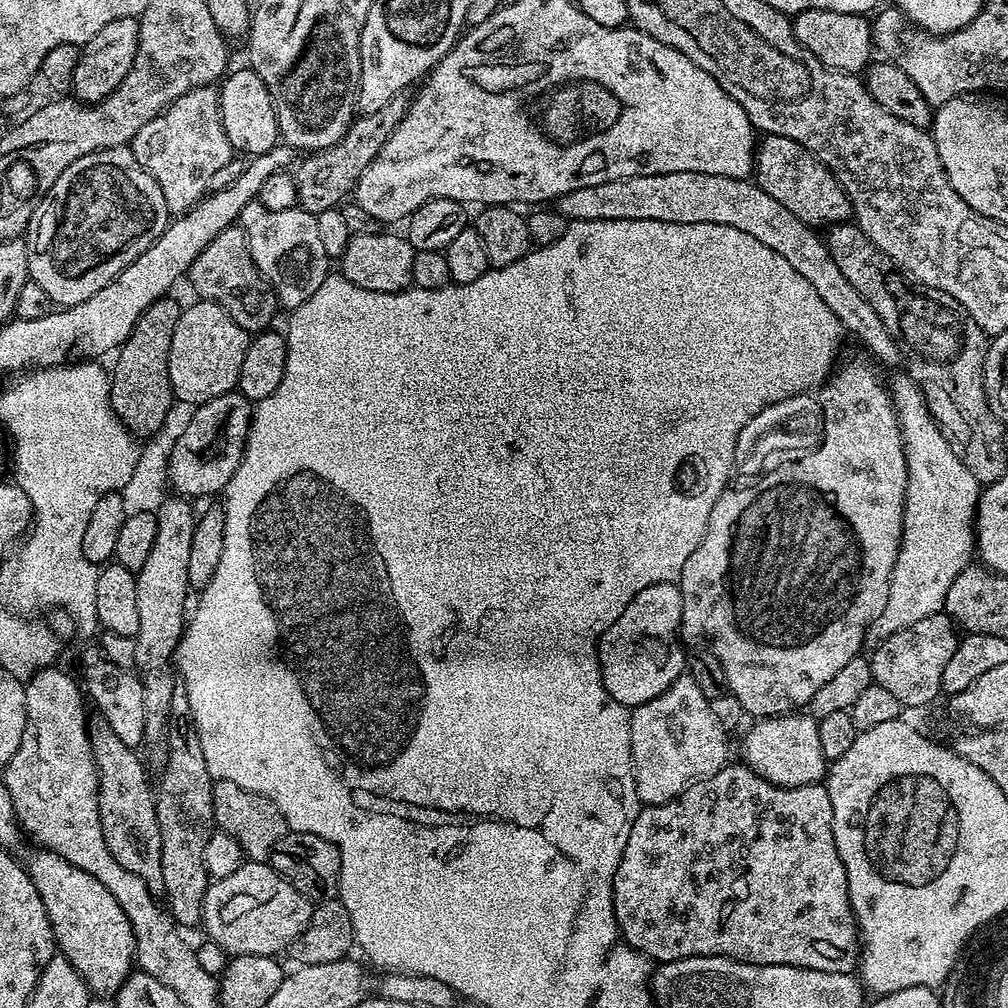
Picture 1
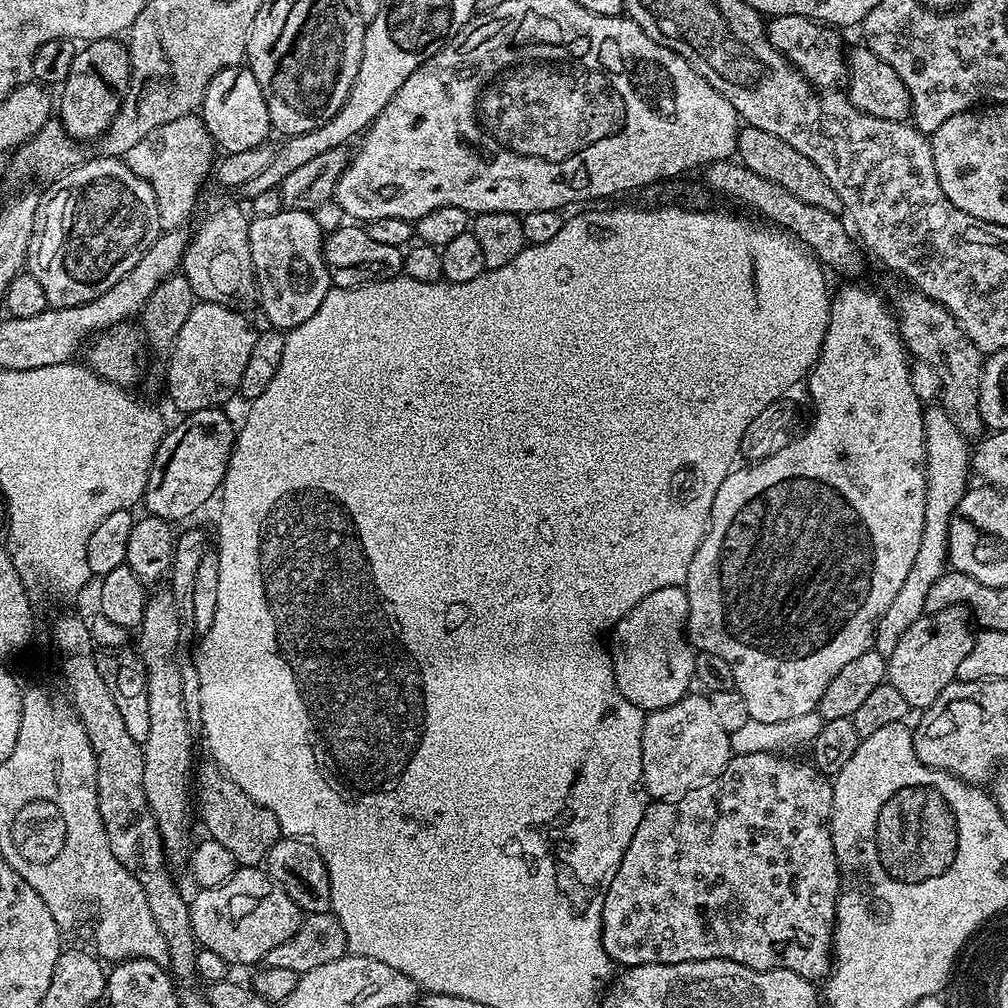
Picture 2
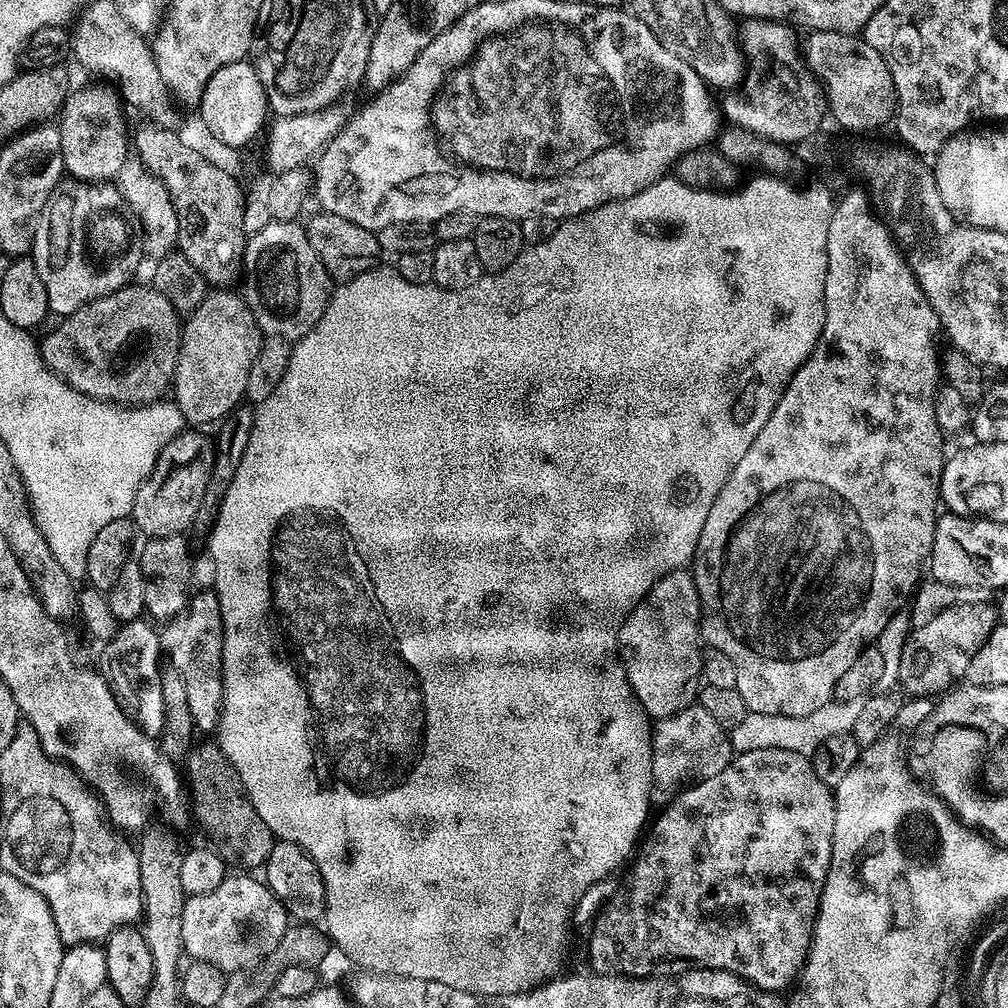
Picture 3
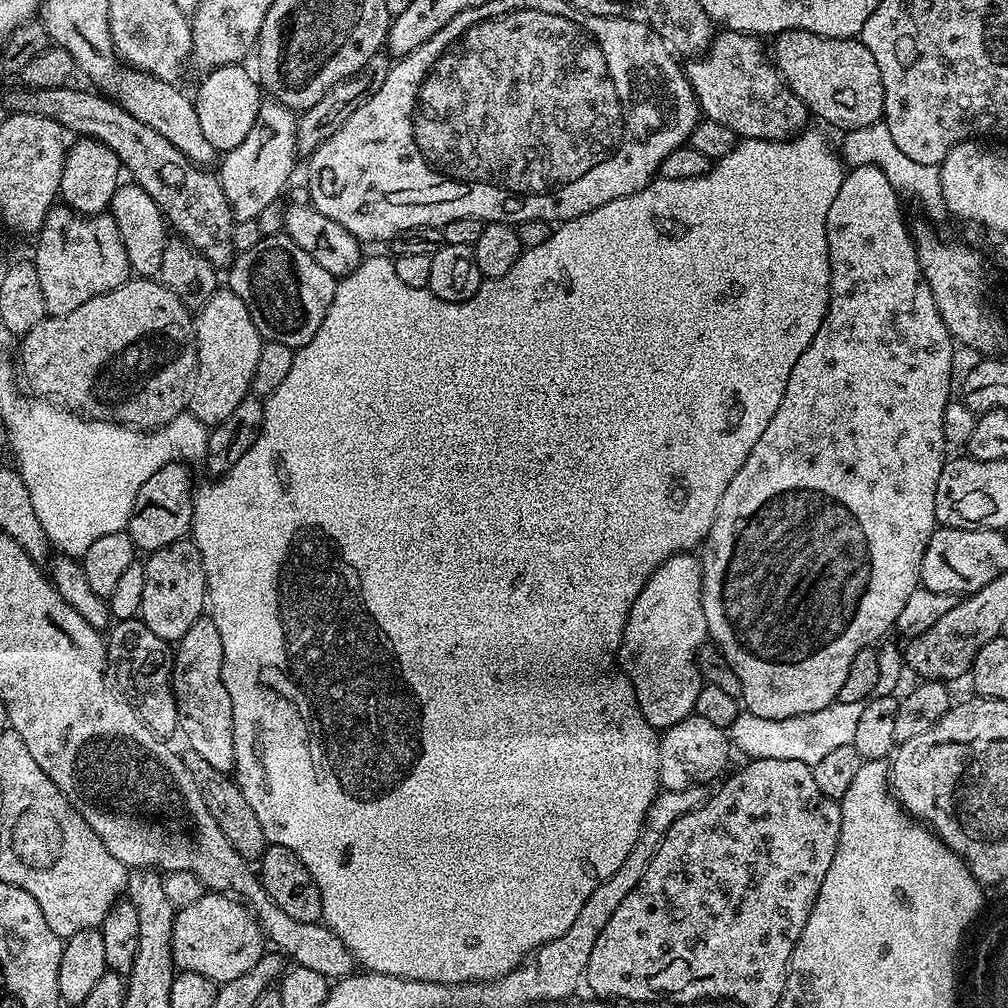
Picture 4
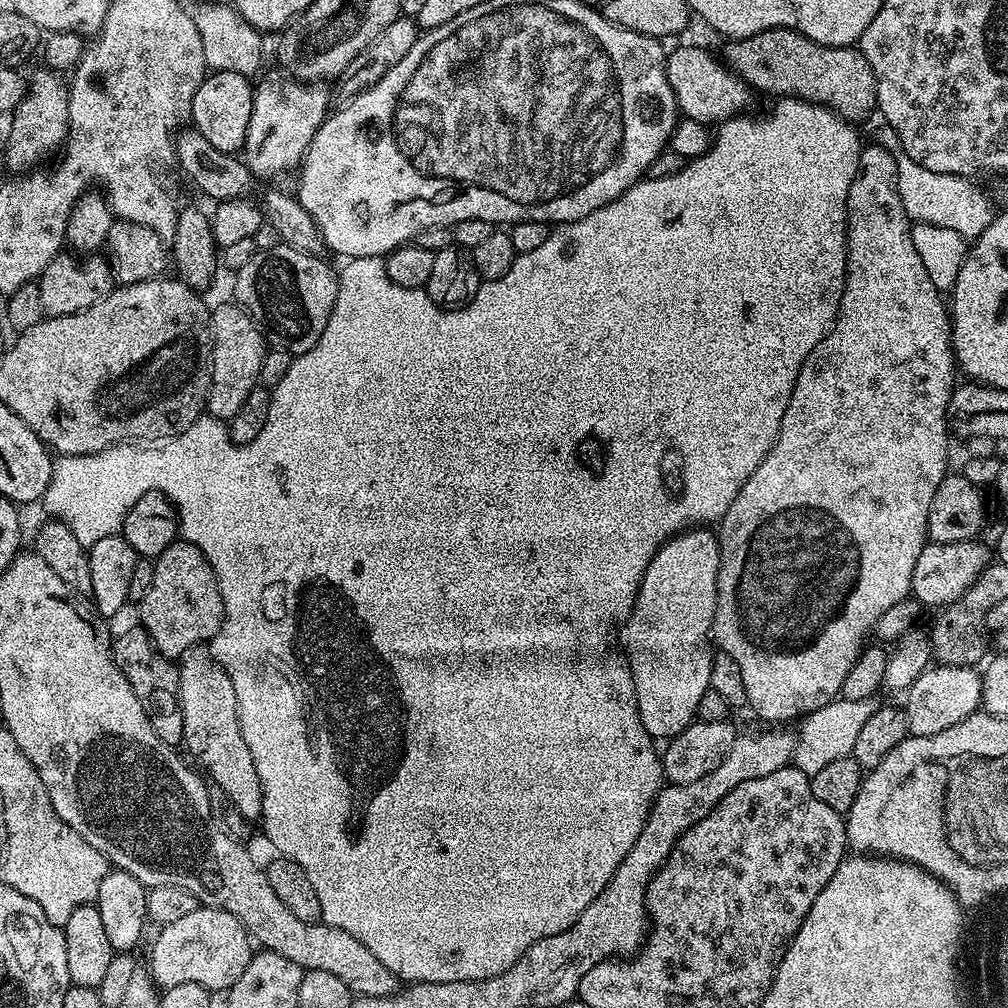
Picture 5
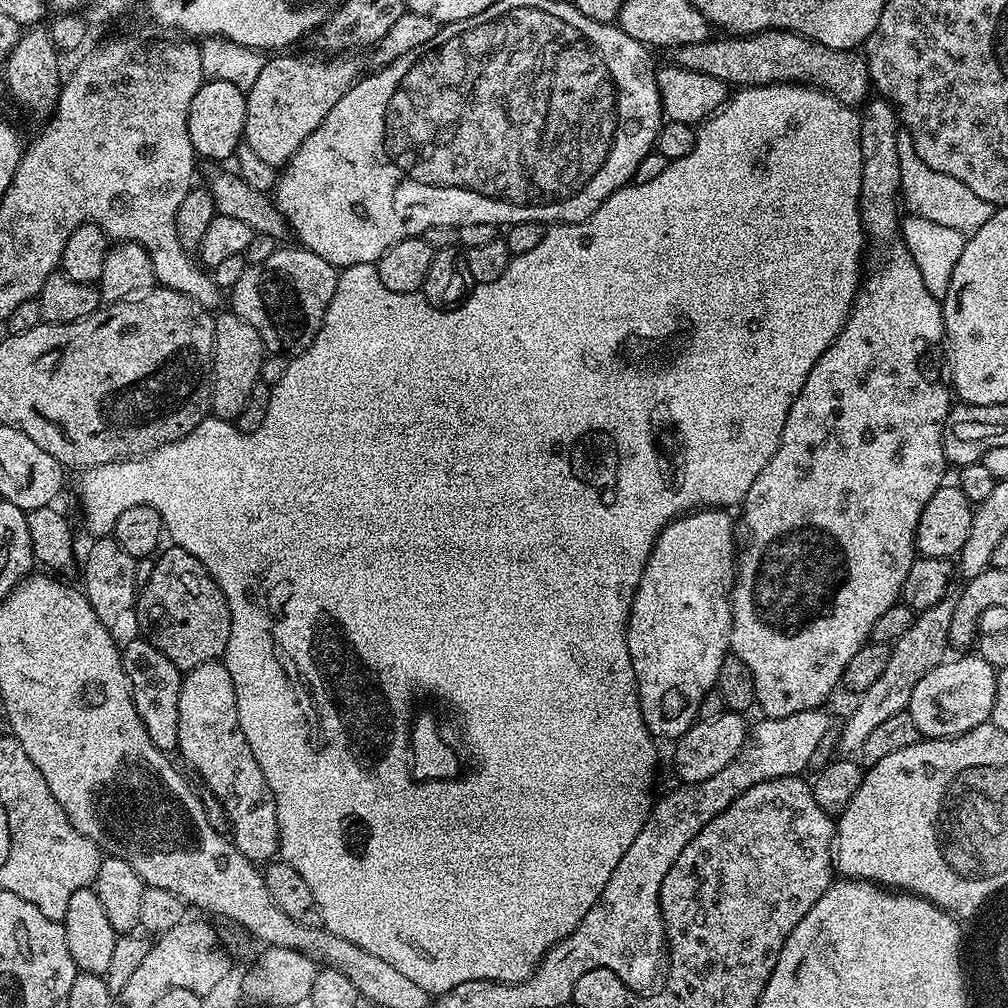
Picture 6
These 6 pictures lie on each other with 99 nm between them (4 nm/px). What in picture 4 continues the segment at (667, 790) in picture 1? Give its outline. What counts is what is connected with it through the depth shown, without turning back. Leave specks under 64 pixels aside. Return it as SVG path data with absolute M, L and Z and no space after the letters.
M695 714L682 722L663 729L658 750L660 787L664 790L686 790L711 785L711 780L728 764L730 753L729 733L725 729L706 722Z

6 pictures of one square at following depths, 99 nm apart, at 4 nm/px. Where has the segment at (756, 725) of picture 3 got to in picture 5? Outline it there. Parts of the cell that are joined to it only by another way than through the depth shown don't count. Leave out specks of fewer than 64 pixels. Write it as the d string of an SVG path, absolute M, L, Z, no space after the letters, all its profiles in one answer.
M875 696L870 699L846 700L837 698L824 707L812 712L801 719L799 723L800 738L795 741L793 747L794 766L803 773L811 776L822 770L827 763L835 758L842 758L851 755L855 739L858 738L859 731L862 730L863 723L884 706L881 697Z

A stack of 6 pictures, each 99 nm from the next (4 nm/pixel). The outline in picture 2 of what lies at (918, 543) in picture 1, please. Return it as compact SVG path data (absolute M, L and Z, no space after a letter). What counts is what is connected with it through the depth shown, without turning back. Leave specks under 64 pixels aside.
M932 406L925 411L924 429L926 430L926 446L928 447L928 489L926 490L926 522L922 530L922 546L918 546L918 554L914 557L914 566L910 566L910 574L906 574L906 582L902 582L902 590L898 598L894 598L892 608L886 610L888 615L888 630L896 634L896 628L904 628L904 620L918 622L919 616L923 616L926 594L930 594L930 586L938 582L938 578L946 571L948 564L948 527L950 518L958 506L958 502L964 497L970 487L970 448L967 448L966 438L956 429L950 414L943 406Z

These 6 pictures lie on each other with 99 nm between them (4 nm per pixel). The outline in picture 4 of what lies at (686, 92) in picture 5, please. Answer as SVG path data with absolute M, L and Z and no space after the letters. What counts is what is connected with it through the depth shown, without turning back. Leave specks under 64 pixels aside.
M717 31L707 52L683 65L684 73L707 119L730 126L737 137L746 140L787 140L805 131L810 113L784 83L760 44L747 32Z

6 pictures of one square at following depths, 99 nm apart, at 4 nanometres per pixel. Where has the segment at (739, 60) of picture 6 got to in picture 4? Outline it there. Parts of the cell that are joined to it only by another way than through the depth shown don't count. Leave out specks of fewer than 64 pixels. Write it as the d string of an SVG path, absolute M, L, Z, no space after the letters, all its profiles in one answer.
M795 28L776 33L774 43L776 45L770 48L770 52L776 71L790 91L804 101L815 119L817 116L843 130L881 123L884 115L882 74L878 62L874 62L874 54L866 50L859 38L839 40Z

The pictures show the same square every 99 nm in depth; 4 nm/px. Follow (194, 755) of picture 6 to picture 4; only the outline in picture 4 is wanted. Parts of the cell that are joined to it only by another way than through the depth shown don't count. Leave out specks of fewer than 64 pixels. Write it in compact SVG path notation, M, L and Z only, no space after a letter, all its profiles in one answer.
M211 616L200 617L178 641L172 657L172 689L176 695L179 735L184 735L187 747L206 758L219 772L231 773L236 767L234 758L234 710L230 694L222 682L222 637Z

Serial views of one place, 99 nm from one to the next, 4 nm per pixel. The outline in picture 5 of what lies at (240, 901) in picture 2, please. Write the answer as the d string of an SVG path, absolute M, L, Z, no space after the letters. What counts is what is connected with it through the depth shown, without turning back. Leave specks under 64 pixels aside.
M197 906L191 914L185 914L178 922L170 922L159 929L156 941L152 944L152 964L150 971L152 979L161 989L170 986L178 986L182 982L198 982L198 986L207 988L213 993L223 993L232 987L238 978L242 978L242 970L252 961L254 944L248 931L244 929L244 923L234 914L230 914L221 908L205 908Z

